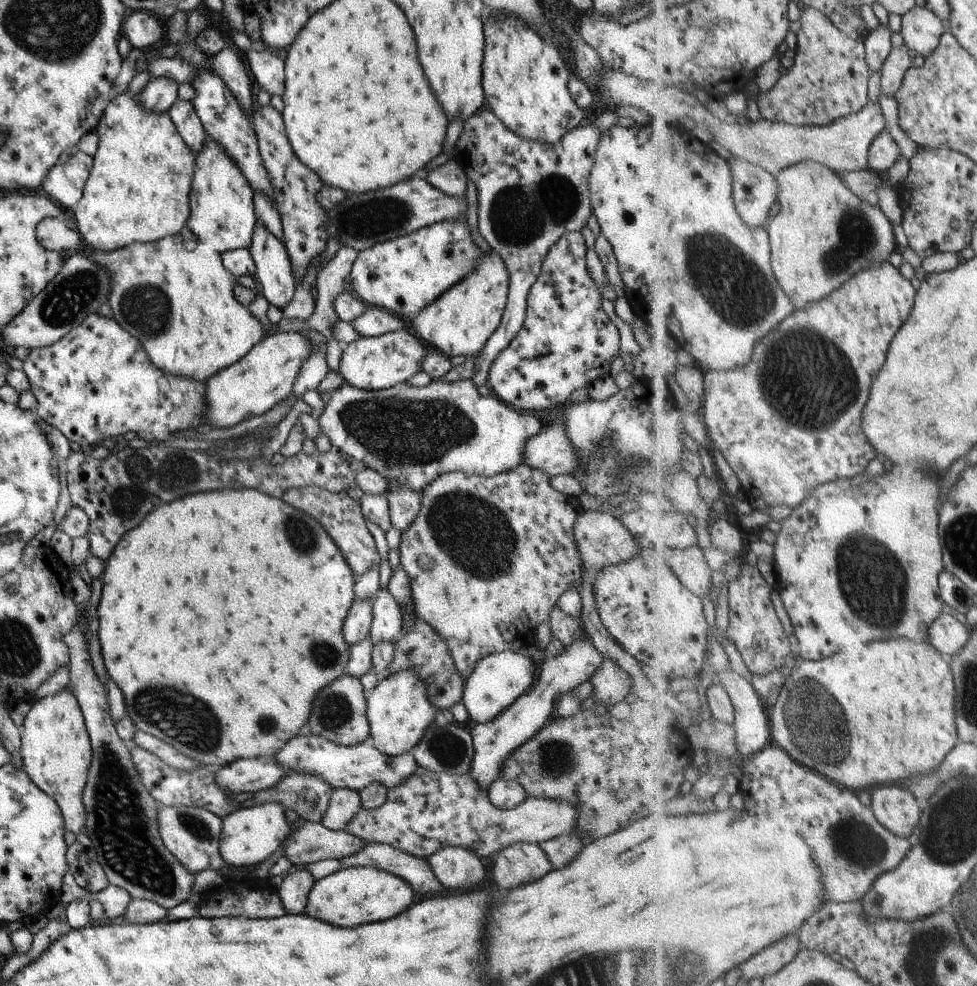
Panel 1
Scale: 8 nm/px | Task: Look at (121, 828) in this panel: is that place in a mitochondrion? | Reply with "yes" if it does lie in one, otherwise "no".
yes

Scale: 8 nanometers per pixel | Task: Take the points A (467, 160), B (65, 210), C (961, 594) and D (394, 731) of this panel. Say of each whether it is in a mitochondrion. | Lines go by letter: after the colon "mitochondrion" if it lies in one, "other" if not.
A: other
B: other
C: mitochondrion
D: other

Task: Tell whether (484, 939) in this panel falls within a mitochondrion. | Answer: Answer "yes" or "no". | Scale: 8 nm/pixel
no

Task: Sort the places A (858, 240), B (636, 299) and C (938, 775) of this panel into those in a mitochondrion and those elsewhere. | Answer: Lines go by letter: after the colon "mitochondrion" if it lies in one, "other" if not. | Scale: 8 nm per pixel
A: mitochondrion
B: other
C: other

